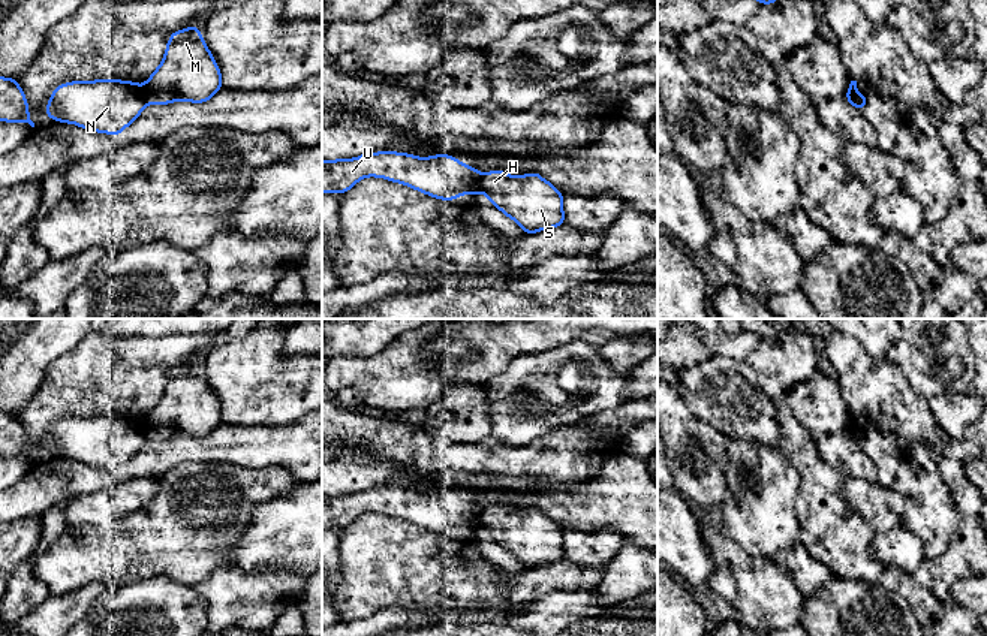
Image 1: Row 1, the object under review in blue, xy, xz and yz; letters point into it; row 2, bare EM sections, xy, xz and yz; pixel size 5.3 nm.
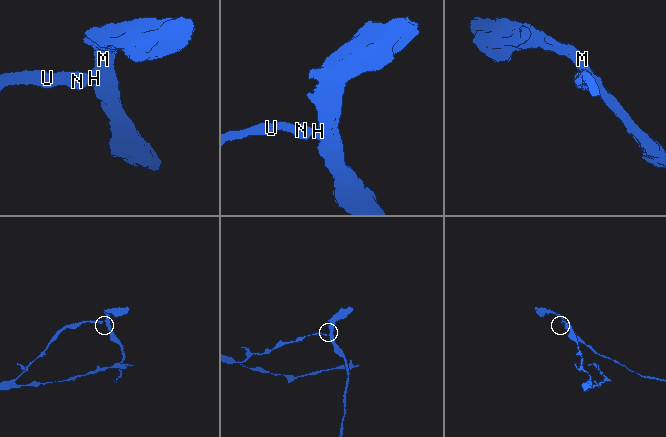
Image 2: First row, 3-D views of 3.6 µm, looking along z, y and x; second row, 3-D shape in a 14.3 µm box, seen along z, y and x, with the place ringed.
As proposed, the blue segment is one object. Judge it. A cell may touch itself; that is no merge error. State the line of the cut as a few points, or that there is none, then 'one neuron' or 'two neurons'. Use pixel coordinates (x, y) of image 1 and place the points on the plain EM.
yz (848, 427), (866, 434) | two neurons

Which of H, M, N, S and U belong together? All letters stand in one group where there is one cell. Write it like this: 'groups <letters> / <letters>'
groups H M S / N U

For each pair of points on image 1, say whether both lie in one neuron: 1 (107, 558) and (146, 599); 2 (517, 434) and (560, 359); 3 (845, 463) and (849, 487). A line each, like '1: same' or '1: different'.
1: different
2: same
3: different

